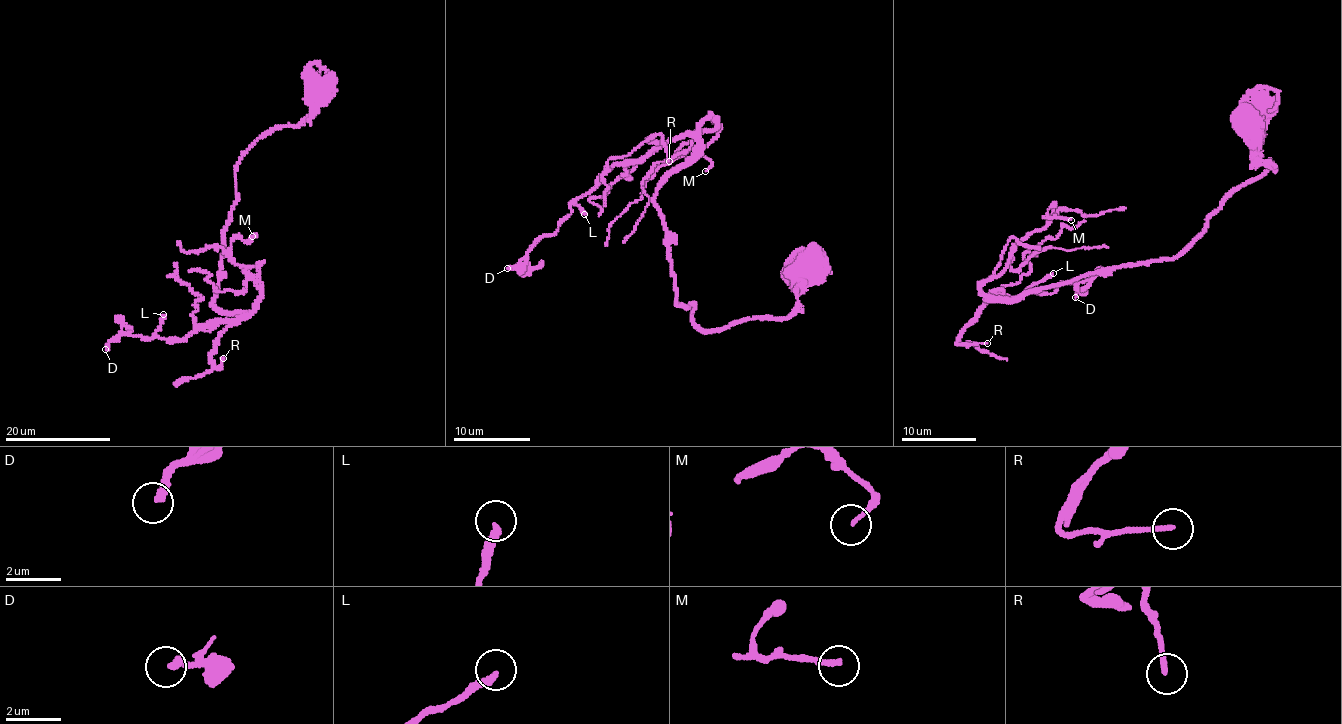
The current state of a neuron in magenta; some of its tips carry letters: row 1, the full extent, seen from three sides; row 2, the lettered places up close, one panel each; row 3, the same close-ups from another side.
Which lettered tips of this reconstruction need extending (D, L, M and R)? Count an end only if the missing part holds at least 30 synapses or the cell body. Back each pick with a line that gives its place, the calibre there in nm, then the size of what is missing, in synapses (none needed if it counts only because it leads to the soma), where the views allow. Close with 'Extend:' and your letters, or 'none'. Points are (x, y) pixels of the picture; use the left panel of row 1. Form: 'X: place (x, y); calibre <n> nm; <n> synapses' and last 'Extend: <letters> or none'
R: place (223, 358); calibre 170 nm; 160 synapses
Extend: R

